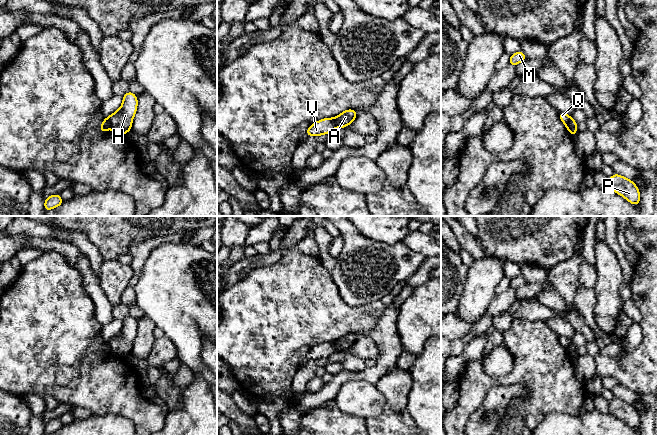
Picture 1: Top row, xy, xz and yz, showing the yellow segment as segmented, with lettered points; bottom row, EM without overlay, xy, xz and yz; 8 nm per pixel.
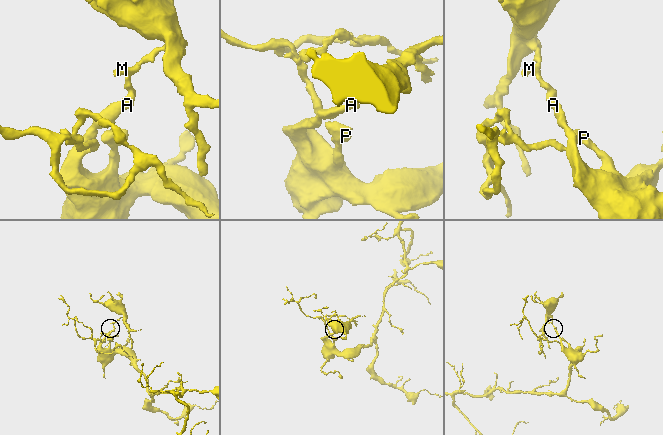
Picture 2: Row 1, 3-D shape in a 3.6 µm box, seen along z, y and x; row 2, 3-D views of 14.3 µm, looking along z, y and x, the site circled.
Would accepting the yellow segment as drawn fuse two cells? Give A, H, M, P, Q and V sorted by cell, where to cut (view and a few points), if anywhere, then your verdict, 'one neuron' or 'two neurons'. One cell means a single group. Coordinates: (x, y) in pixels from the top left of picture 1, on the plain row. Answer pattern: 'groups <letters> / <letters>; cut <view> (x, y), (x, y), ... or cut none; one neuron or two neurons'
groups A H M Q / P V; cut yz (572, 343), (569, 355); two neurons

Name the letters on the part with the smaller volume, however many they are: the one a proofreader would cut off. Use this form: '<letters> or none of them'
A, H, M, Q

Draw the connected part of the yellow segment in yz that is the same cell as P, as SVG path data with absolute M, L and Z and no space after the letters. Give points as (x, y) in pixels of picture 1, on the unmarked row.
M619 398L609 401L609 413L623 420L632 429L638 429L640 427L638 411L632 404L628 404Z

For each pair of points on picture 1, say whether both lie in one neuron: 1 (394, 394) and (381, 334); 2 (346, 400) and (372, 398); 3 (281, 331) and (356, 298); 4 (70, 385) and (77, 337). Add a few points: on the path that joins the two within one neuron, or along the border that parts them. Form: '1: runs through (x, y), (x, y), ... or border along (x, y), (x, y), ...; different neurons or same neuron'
1: border along (397, 367), (387, 372), (375, 384); different neurons
2: runs through (352, 398), (366, 398); same neuron
3: border along (333, 282), (342, 299), (348, 304), (369, 304); different neurons
4: runs through (70, 373), (70, 349); same neuron

